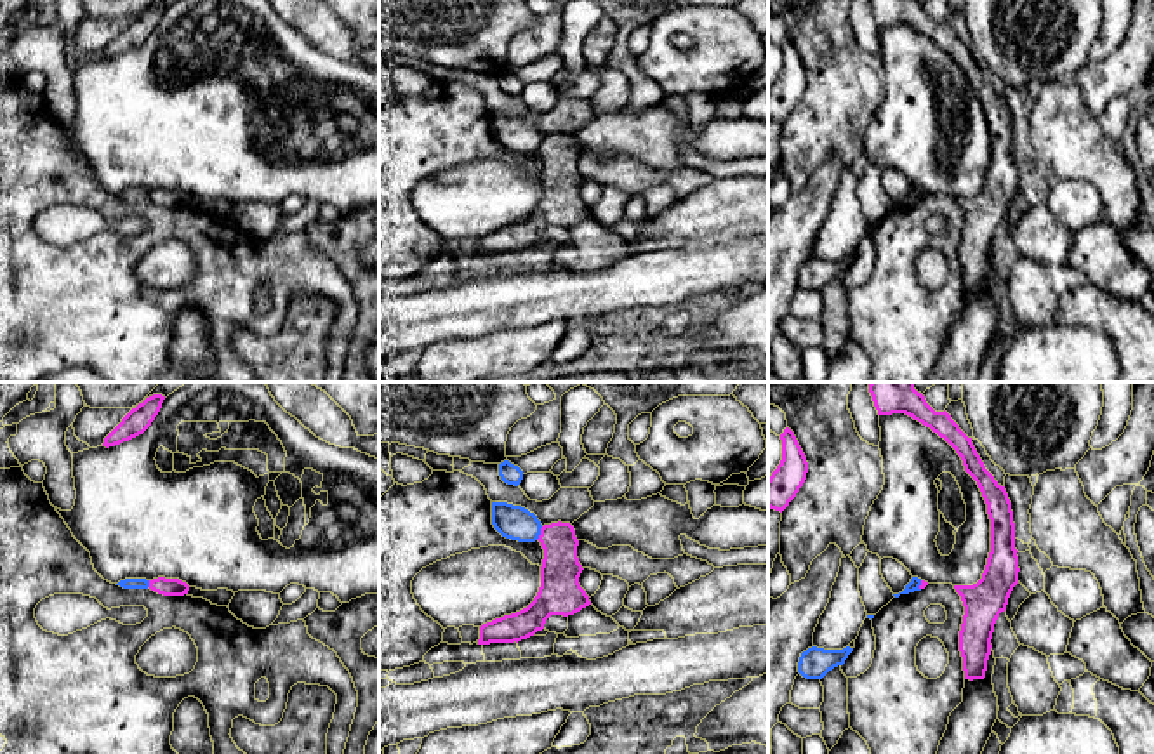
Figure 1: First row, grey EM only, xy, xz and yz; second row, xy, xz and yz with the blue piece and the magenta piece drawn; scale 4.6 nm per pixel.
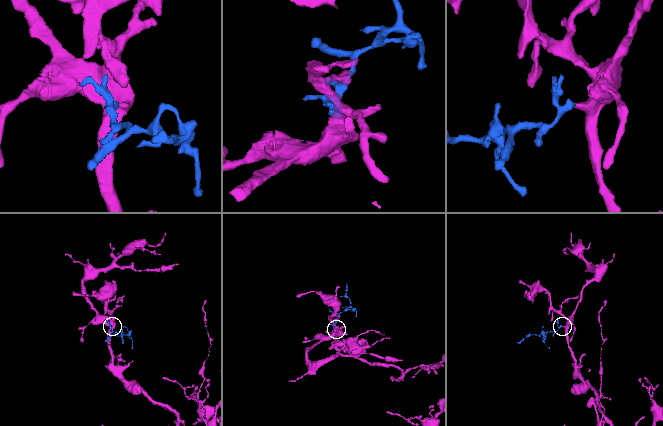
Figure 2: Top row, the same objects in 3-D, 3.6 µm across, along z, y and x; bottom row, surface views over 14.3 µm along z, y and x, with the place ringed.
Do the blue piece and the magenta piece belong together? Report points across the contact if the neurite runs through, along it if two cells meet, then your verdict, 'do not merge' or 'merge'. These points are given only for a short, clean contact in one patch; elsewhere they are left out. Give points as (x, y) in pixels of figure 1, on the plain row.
border along xz (543, 138), (536, 150); do not merge

